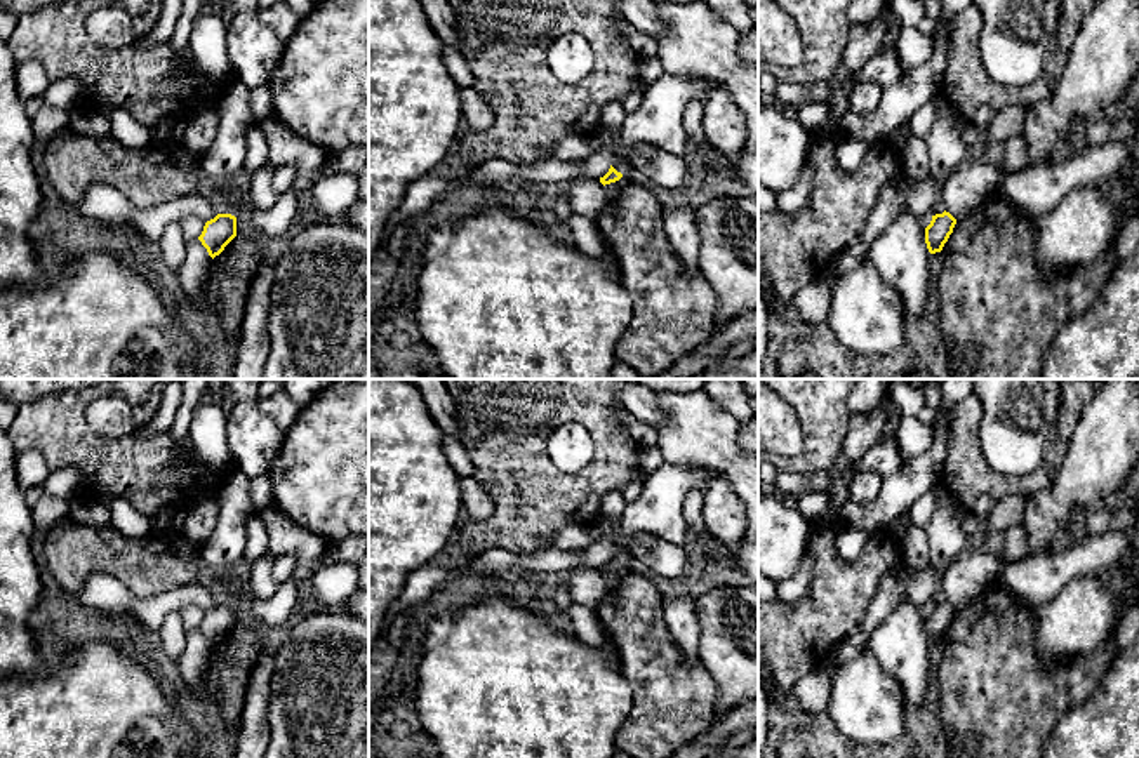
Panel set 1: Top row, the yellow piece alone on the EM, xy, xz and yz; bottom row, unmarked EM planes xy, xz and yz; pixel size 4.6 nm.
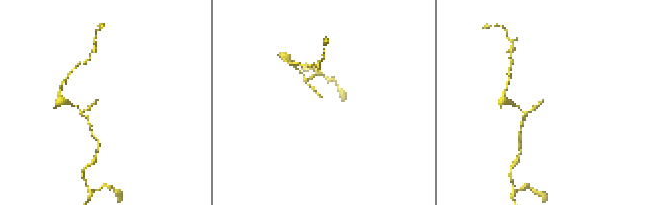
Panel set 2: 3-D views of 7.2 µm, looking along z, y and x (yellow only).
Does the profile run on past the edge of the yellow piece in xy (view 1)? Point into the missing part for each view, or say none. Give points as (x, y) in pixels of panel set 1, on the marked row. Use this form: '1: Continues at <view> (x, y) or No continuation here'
1: No continuation here

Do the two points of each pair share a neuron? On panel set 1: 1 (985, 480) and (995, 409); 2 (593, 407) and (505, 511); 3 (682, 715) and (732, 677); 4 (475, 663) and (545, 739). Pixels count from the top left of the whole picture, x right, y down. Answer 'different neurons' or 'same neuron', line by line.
1: different neurons
2: same neuron
3: different neurons
4: same neuron

